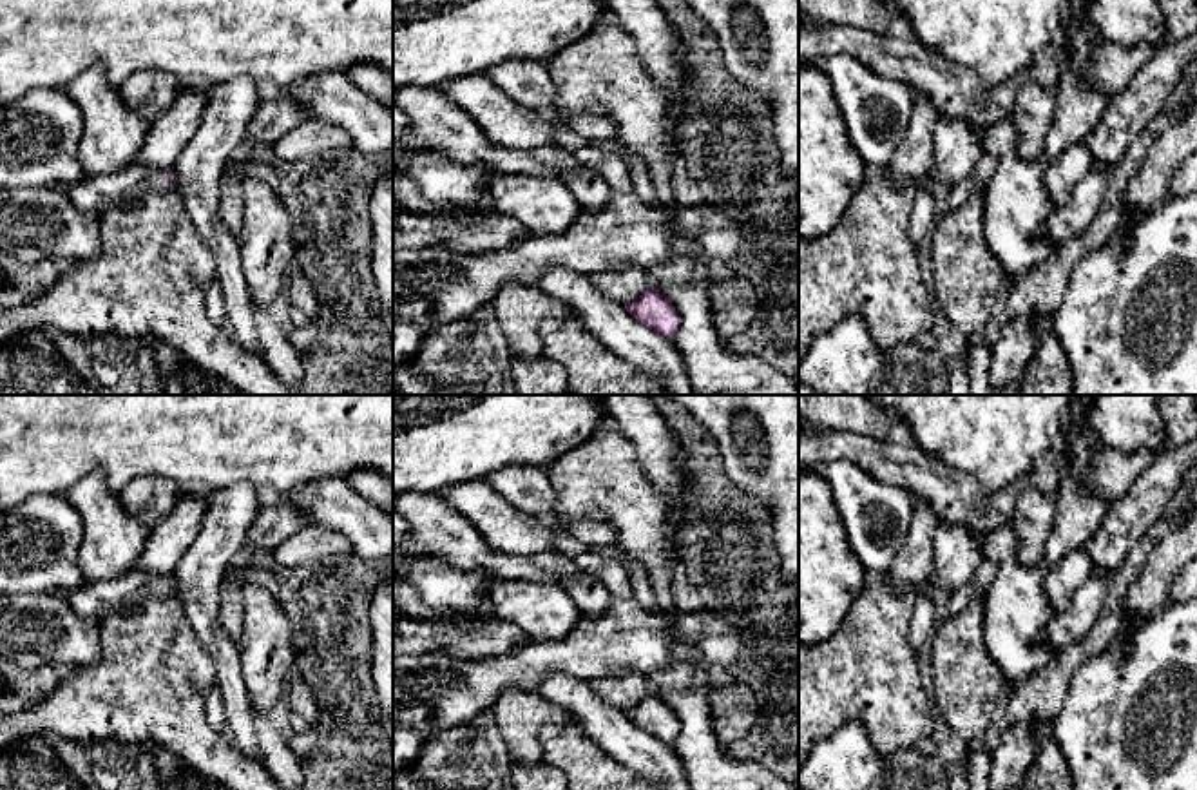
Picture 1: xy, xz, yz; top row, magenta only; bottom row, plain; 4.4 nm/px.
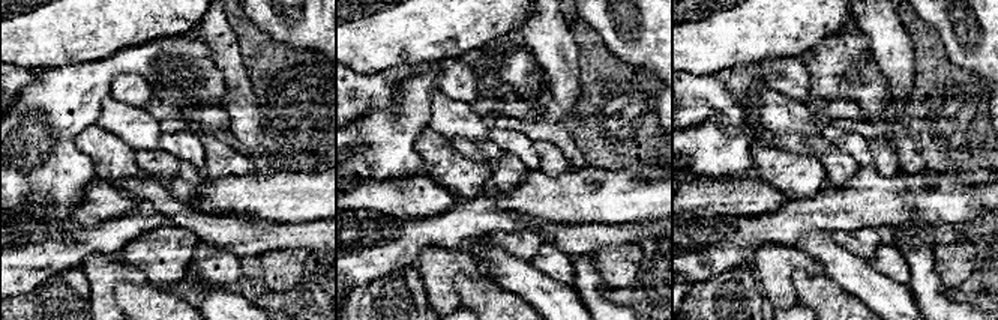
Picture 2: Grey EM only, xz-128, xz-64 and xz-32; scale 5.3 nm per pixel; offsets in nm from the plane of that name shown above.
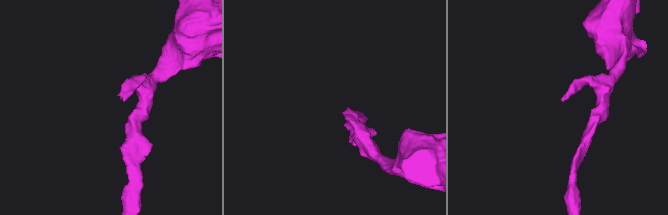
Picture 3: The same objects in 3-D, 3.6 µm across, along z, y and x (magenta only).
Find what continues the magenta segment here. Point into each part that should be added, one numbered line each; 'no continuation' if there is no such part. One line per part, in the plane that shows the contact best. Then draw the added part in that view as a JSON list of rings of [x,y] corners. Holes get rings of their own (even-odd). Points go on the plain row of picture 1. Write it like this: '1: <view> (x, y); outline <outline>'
1: xy (98, 600); outline [[[129,571],[109,582],[83,582],[78,589],[56,591],[54,596],[67,598],[80,616],[101,623],[116,612],[141,607],[154,594],[167,592],[167,578]]]

